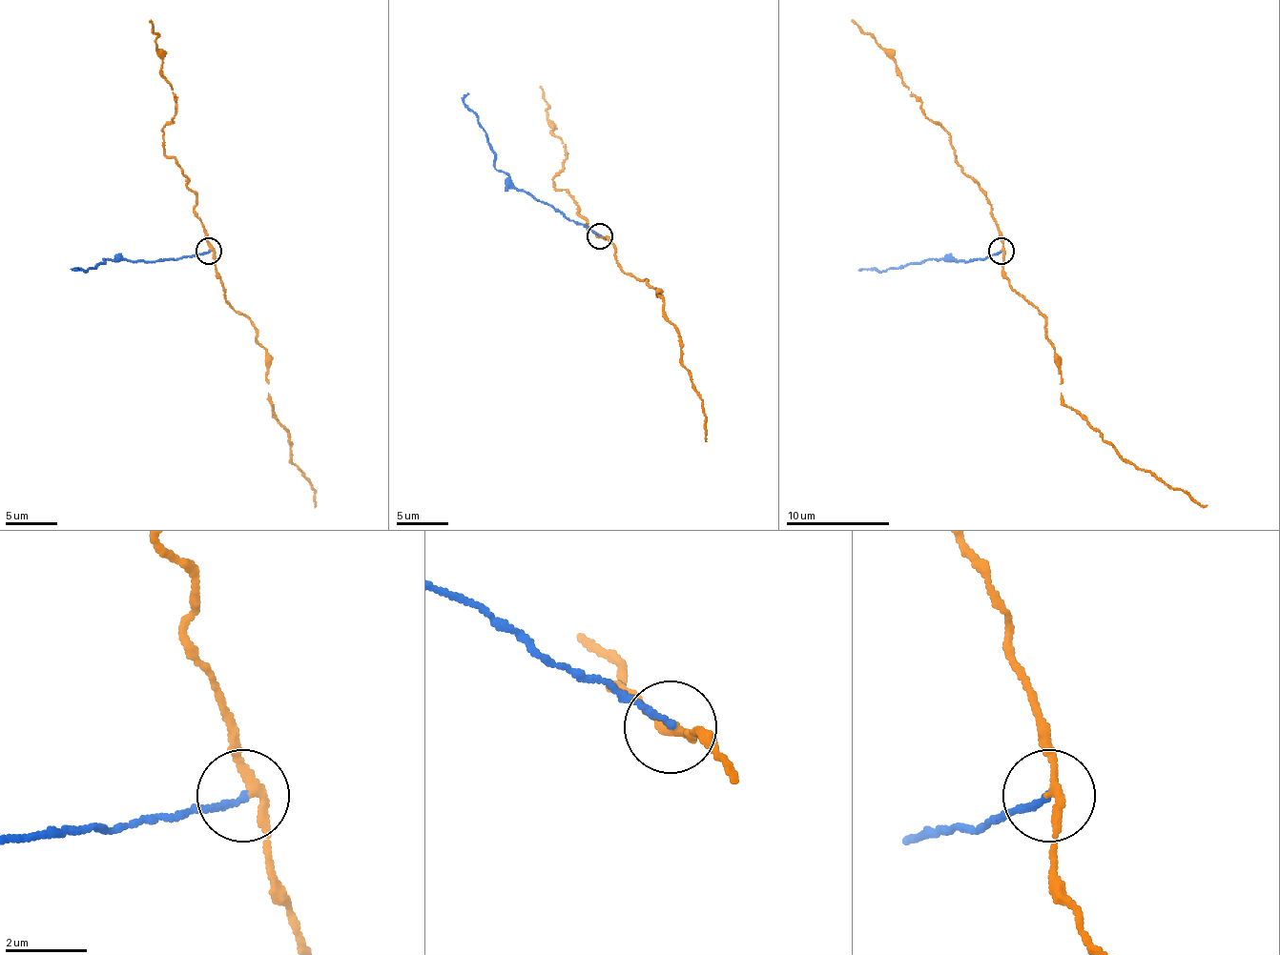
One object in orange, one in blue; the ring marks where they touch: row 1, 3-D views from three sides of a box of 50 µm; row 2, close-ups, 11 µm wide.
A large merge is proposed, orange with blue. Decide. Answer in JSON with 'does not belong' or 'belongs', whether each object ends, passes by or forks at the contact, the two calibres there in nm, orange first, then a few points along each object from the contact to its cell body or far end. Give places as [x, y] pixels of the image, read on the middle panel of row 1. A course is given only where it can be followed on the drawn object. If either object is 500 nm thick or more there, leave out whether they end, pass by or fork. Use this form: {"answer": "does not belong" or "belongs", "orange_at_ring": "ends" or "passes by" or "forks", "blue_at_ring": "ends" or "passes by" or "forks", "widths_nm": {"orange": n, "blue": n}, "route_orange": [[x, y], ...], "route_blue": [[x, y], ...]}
{"answer": "does not belong", "orange_at_ring": "passes by", "blue_at_ring": "ends", "widths_nm": {"orange": 190, "blue": 170}, "route_orange": [[601, 236], [614, 247], [625, 273], [655, 288], [663, 316], [679, 332], [681, 357], [705, 407], [707, 440]], "route_blue": [[599, 236], [534, 200], [495, 167], [495, 152], [464, 102], [466, 91]]}

